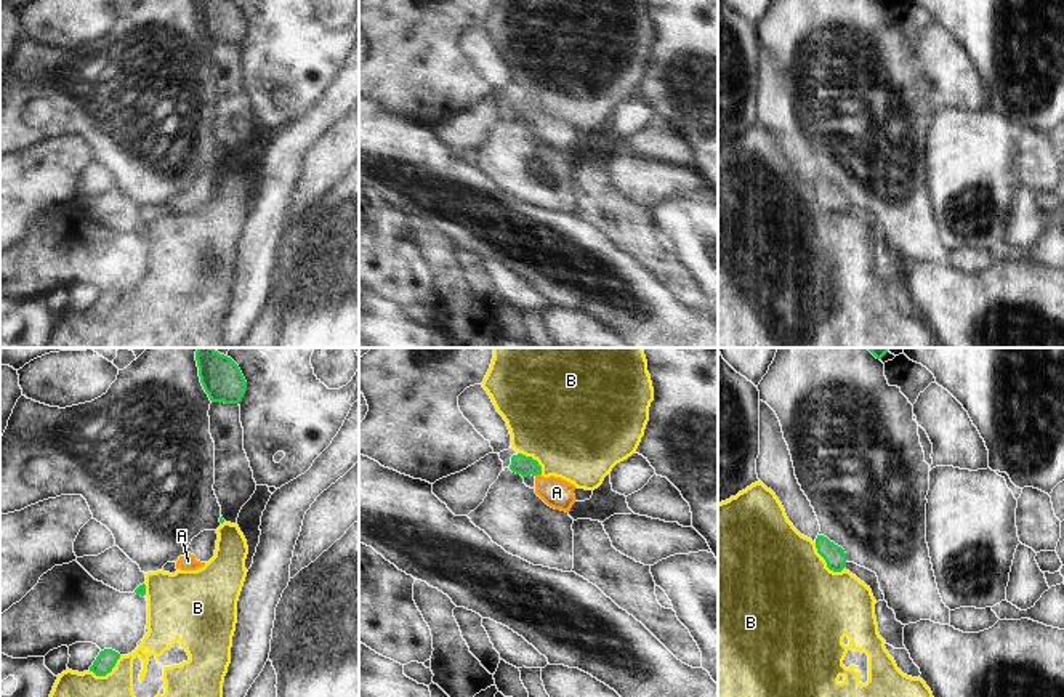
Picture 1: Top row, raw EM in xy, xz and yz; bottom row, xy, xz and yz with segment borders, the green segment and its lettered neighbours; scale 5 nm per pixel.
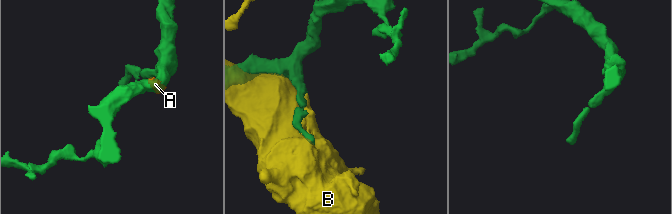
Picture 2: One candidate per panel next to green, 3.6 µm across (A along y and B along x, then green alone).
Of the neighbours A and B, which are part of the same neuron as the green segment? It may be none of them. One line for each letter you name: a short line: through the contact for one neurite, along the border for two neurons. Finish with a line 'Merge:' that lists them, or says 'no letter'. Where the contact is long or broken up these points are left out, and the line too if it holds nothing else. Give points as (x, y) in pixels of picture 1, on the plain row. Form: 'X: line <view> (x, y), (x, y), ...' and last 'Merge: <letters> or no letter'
A: line xz (523, 106), (529, 106), (537, 114), (556, 133)
Merge: A

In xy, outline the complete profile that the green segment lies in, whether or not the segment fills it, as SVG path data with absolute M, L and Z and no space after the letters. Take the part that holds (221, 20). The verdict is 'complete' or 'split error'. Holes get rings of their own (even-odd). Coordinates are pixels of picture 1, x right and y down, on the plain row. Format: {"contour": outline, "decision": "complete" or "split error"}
{"contour": "M195 0L200 24L212 43L239 45L247 22L232 0Z", "decision": "complete"}

